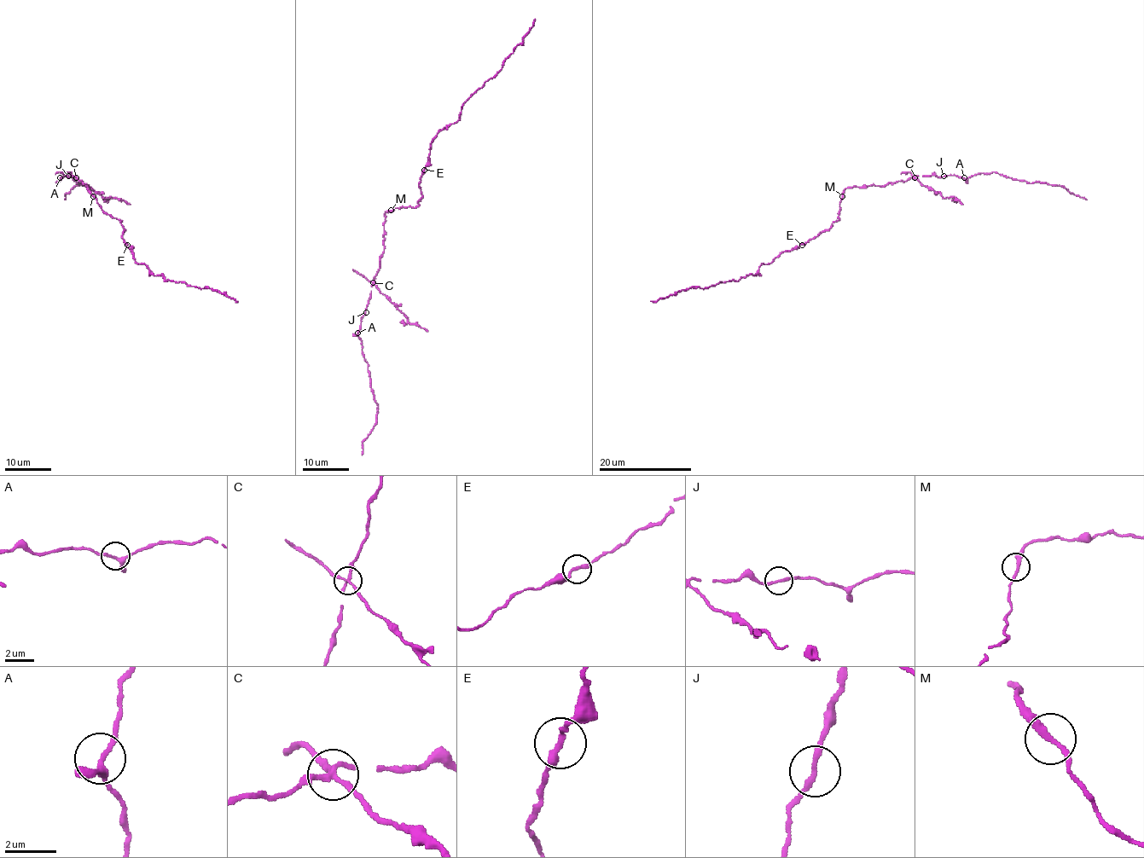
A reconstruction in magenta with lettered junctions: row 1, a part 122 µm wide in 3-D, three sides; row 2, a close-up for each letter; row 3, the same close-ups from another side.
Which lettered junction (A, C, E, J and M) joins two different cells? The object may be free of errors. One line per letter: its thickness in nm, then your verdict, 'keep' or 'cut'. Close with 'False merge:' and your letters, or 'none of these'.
A: 200 nm thick; keep
C: 200 nm thick; cut
E: 240 nm thick; keep
J: 190 nm thick; keep
M: 240 nm thick; keep
False merge: C

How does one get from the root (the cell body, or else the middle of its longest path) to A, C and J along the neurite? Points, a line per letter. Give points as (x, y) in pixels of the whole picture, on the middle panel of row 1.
A: (397, 208), (385, 213), (384, 252), (357, 333)
C: (397, 208), (385, 213), (384, 252), (374, 283)
J: (397, 208), (385, 213), (384, 252), (365, 311)

